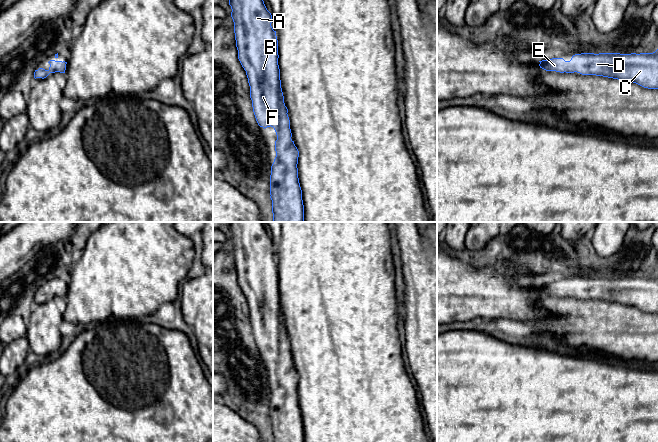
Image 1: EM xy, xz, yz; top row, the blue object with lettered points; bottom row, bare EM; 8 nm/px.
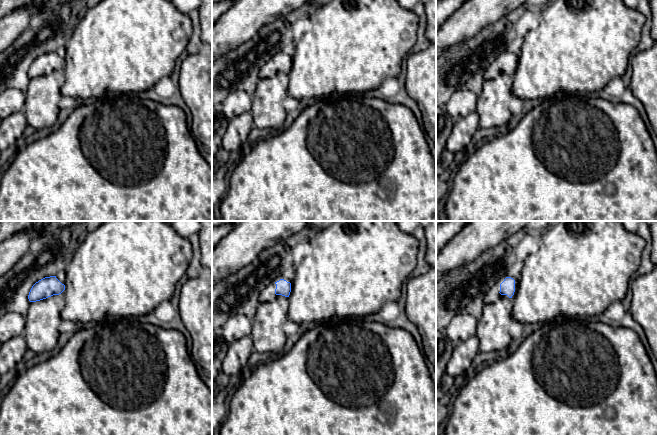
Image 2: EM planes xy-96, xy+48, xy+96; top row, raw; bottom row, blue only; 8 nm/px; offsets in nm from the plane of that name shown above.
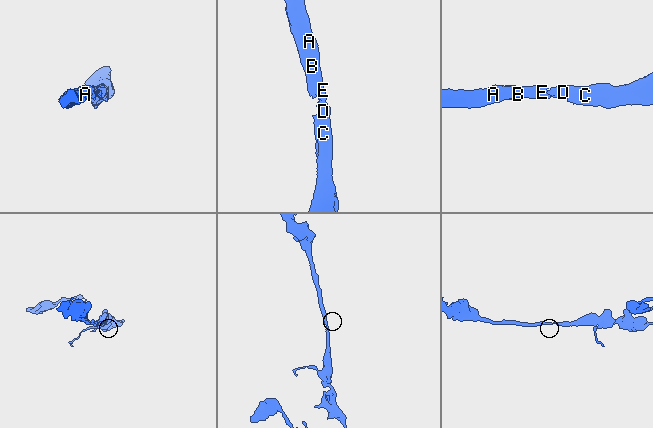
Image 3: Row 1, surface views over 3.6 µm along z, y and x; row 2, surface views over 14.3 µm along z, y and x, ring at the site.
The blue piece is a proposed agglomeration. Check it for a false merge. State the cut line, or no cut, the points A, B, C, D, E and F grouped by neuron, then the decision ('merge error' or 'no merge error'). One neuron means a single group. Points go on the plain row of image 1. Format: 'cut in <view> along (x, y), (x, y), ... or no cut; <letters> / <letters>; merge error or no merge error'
no cut; A B C D E F; no merge error

